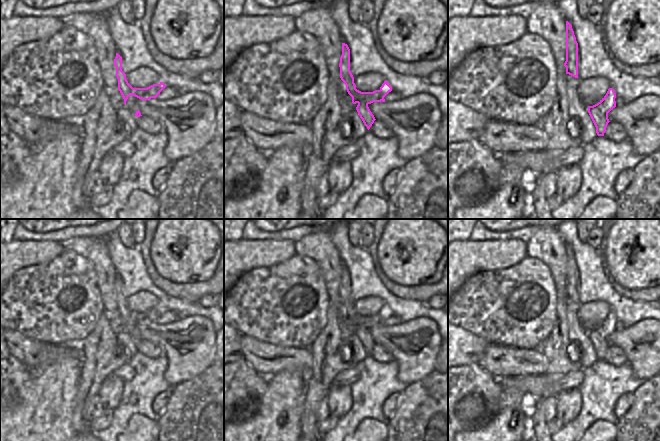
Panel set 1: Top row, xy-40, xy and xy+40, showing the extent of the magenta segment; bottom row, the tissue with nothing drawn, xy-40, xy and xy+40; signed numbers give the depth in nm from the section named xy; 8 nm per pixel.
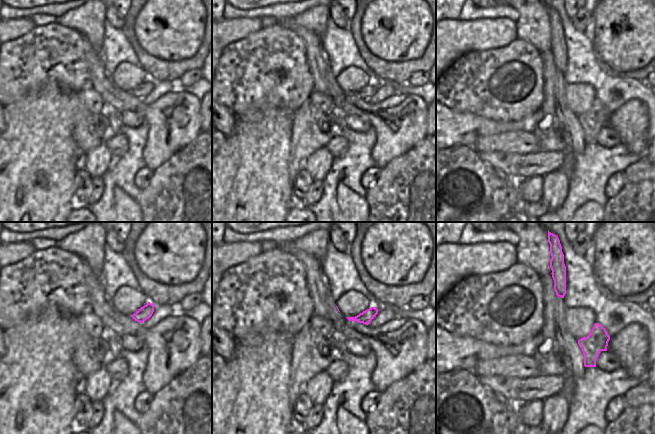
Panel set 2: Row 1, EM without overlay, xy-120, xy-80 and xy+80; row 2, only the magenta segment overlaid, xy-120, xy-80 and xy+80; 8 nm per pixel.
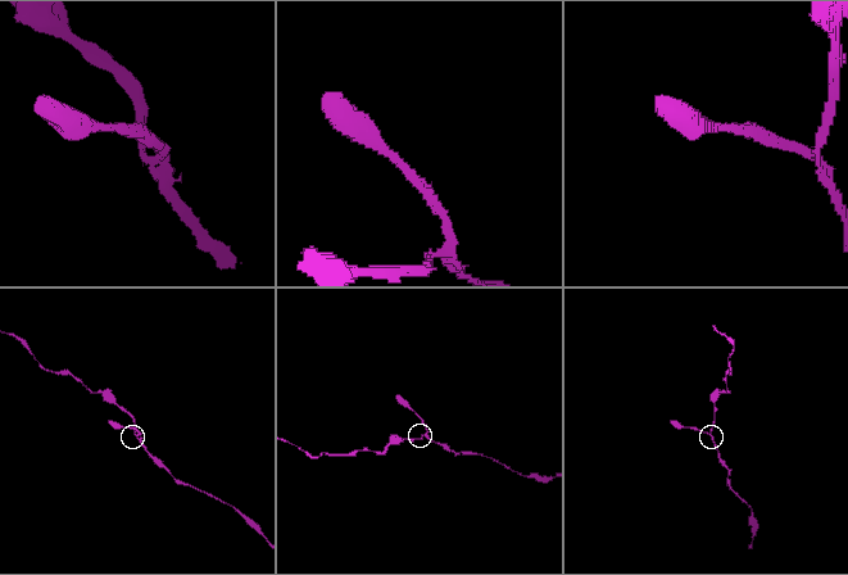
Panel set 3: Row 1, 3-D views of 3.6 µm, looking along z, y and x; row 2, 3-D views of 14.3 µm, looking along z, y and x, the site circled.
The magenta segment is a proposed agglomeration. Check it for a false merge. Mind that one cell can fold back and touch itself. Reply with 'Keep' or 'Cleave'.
Keep.

